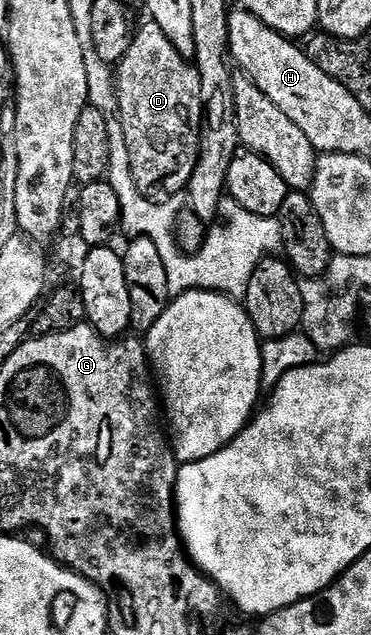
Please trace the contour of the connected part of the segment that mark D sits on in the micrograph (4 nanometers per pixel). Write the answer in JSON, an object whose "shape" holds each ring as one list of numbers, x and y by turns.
{"shape":[[148,19,141,29,139,26,135,30,130,51,126,51,120,61,116,90,122,131,126,135,126,151,130,155,130,171,134,175,138,191,142,191,144,197,153,199,172,199,168,197,175,193,183,194,194,175,200,154,200,134,196,126,204,115,200,70,189,58,177,51,170,39,166,39,166,31,162,31,158,23]]}

